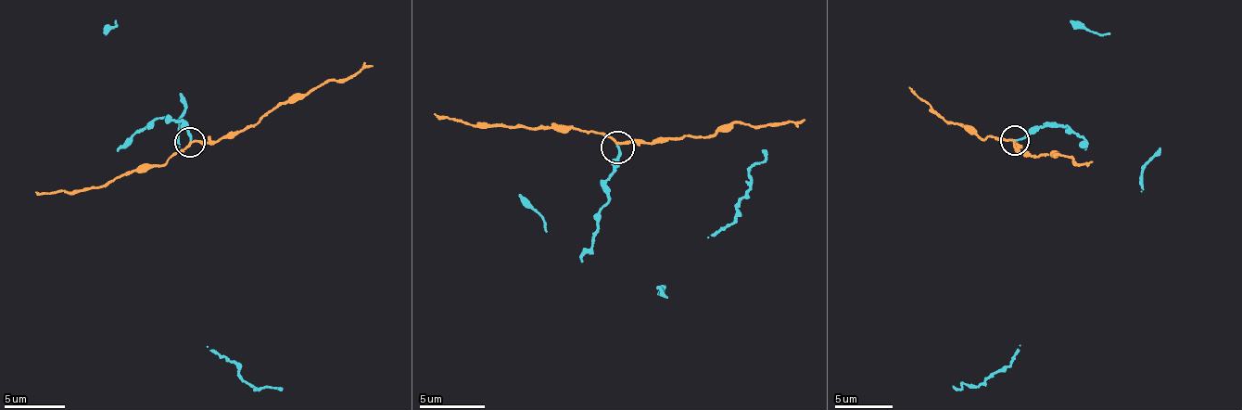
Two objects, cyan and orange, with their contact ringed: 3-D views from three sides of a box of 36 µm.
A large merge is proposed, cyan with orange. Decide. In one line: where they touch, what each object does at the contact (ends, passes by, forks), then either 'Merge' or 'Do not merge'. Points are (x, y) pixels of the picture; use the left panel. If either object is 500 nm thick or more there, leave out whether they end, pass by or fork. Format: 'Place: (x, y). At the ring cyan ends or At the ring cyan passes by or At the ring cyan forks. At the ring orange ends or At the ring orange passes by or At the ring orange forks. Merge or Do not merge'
Place: (190, 142). At the ring cyan ends. At the ring orange passes by. Do not merge

